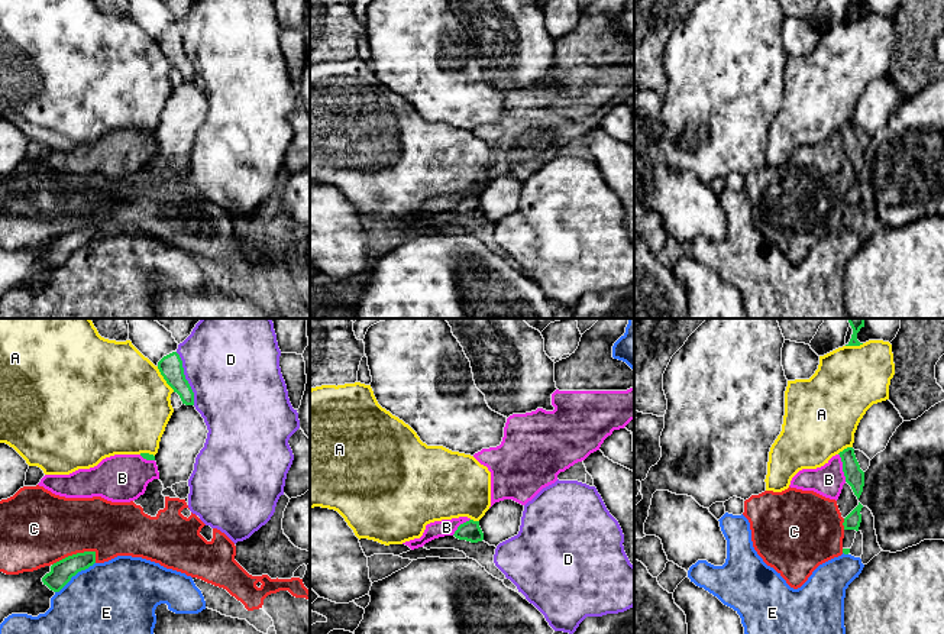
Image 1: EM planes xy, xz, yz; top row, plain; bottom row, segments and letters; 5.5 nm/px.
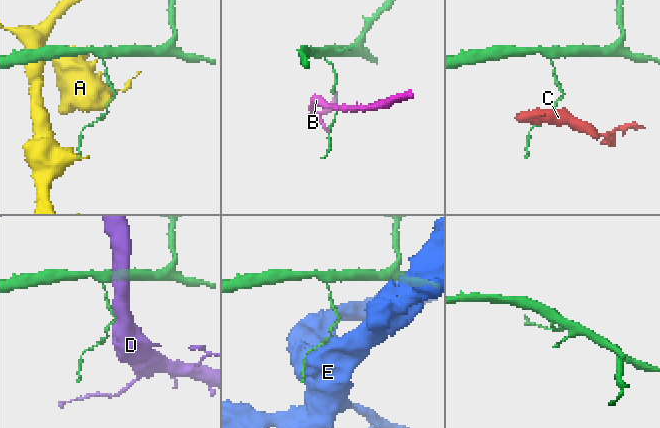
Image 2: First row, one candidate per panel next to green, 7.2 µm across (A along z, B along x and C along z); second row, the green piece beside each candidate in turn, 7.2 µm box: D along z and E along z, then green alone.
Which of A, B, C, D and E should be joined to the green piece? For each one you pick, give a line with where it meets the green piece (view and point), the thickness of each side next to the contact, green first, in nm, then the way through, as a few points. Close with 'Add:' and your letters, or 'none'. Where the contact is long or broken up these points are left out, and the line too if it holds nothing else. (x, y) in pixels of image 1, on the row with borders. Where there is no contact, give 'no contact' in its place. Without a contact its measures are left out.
Add: none

